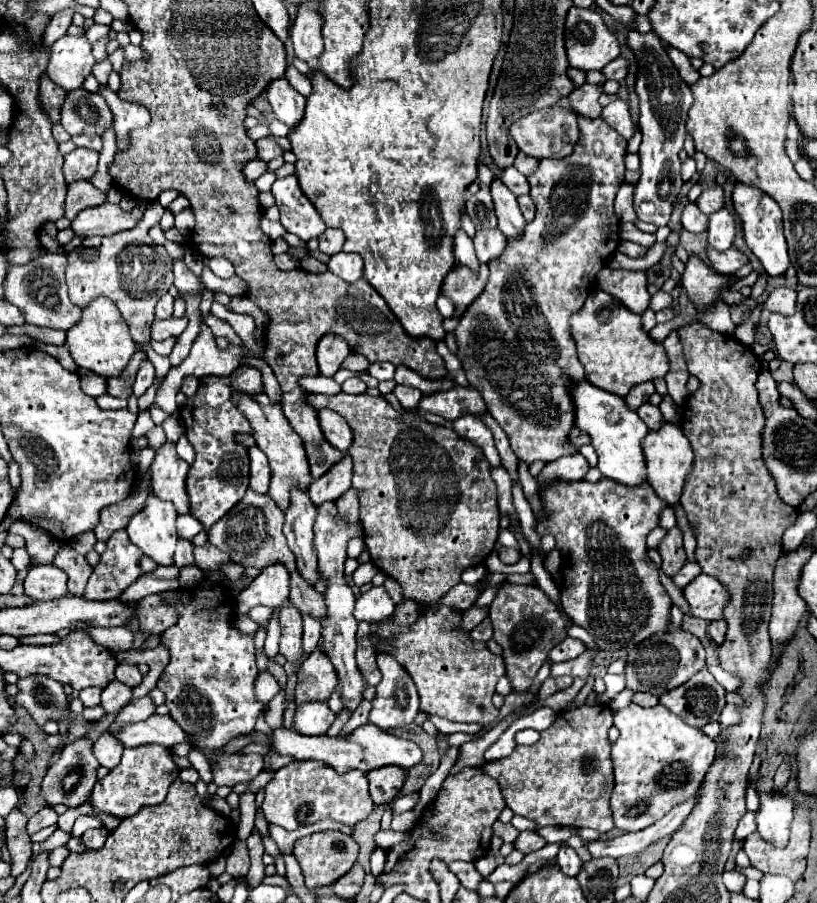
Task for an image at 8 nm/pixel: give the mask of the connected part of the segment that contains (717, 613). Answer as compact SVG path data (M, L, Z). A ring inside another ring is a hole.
M700 574L686 588L684 596L692 608L692 616L704 620L724 618L724 608L730 602L728 588L710 574Z

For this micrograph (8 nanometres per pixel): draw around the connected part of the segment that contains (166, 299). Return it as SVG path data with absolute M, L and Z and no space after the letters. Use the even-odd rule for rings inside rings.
M170 294L162 296L156 304L156 320L164 320L164 318L170 318L172 316L172 304L174 304L174 298Z

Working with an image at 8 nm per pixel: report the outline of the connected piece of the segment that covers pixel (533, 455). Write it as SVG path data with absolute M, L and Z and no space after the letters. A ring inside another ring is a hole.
M578 116L578 128L580 138L576 148L582 148L580 156L570 154L566 158L542 160L540 168L528 176L536 216L524 226L518 238L508 238L500 258L490 262L490 278L482 294L468 306L454 330L458 358L466 370L470 386L480 390L488 412L506 432L510 448L528 464L534 460L552 462L564 454L576 452L576 448L568 446L568 432L574 426L574 406L560 380L560 370L566 370L578 380L586 380L586 374L576 356L576 342L570 334L570 316L582 310L588 294L596 286L596 274L620 244L620 220L614 214L614 196L624 182L628 142L602 118Z

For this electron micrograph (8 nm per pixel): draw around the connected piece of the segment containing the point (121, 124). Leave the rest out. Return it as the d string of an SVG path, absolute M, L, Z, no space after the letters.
M108 86L100 90L100 94L106 98L112 114L114 114L114 130L116 130L116 142L122 146L122 150L128 148L128 132L134 128L144 128L150 124L150 112L144 106L128 104L118 98L116 92L112 92Z

